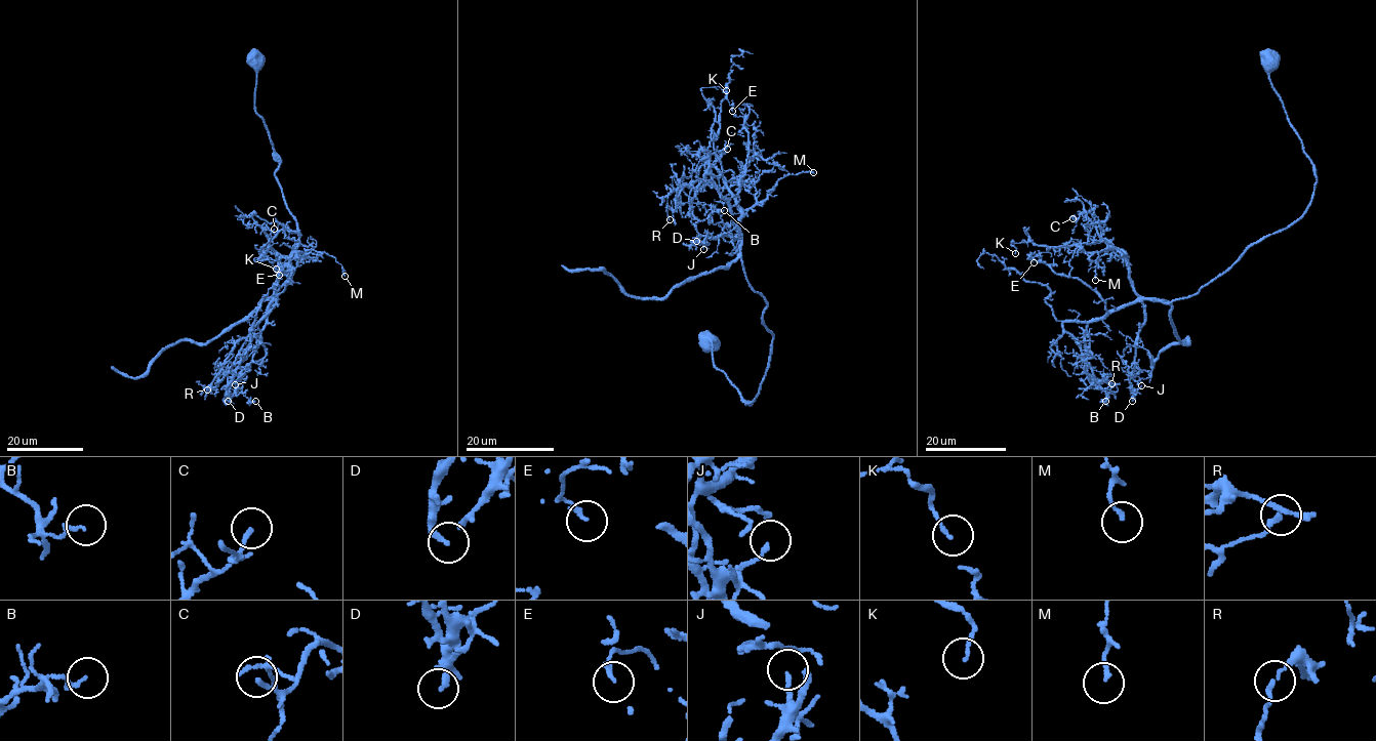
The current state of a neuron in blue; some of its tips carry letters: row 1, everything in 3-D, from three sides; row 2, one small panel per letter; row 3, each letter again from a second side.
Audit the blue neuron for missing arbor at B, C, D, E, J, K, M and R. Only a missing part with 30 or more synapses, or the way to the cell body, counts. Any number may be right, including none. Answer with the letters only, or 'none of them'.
none of them

